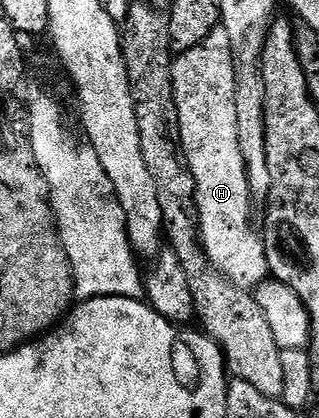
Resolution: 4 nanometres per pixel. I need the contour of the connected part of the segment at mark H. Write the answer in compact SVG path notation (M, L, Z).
M217 26L201 45L176 54L171 84L179 114L181 154L195 182L195 204L203 251L213 266L242 291L251 291L269 278L263 236L251 224L253 200L237 145L237 81L235 54L229 33Z

